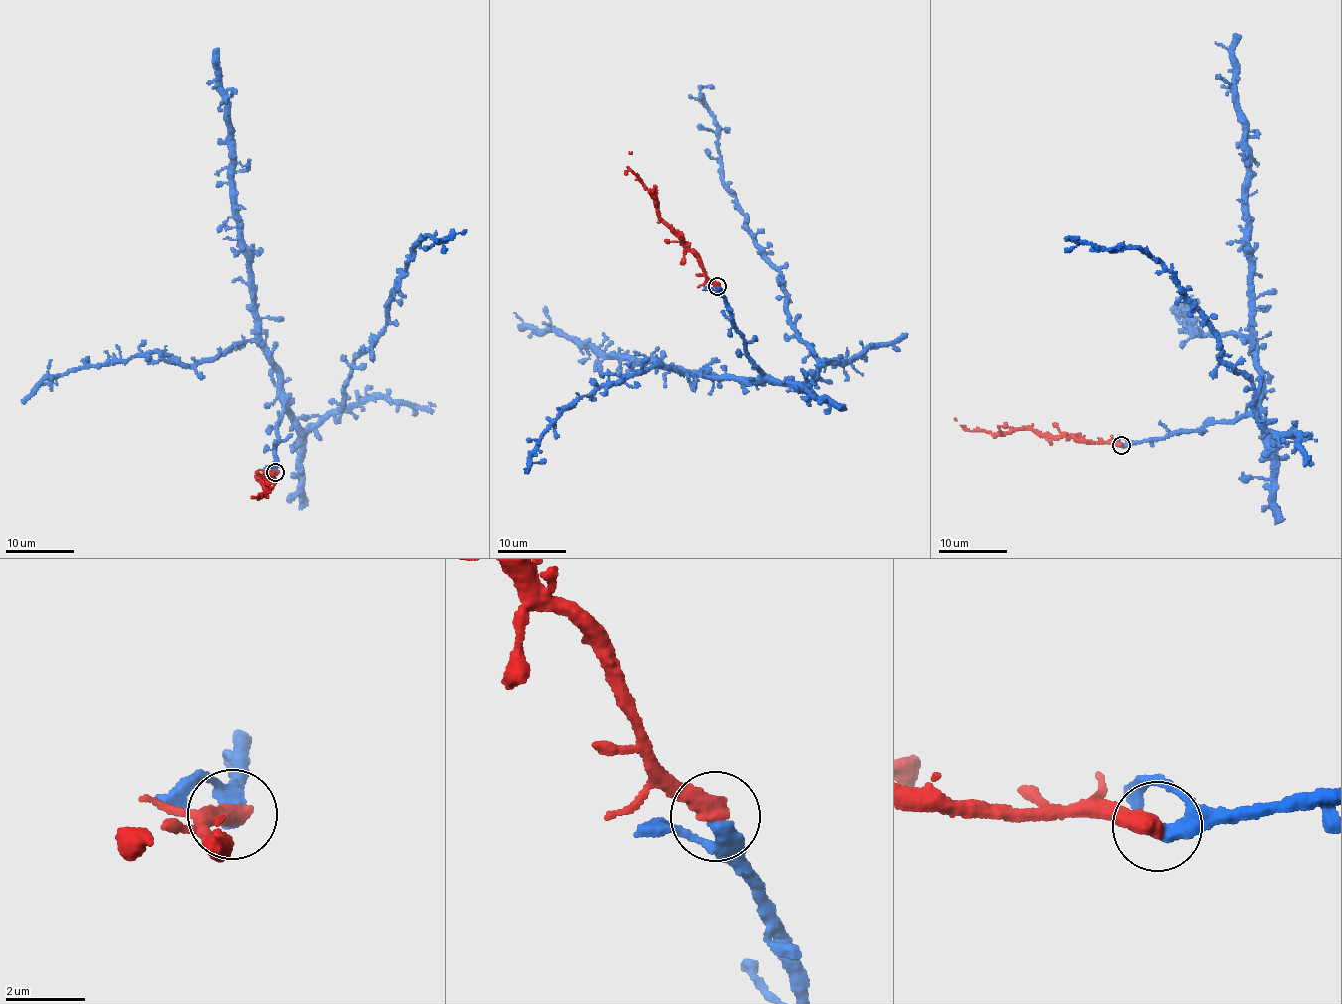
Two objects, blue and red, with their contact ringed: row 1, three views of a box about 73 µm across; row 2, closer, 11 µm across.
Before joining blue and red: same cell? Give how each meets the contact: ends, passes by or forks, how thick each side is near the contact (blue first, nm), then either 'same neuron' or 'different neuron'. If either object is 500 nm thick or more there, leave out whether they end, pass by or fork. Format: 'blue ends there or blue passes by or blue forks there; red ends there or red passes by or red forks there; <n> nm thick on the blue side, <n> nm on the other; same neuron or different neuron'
320 nm thick on the blue side, 500 nm on the other; same neuron

